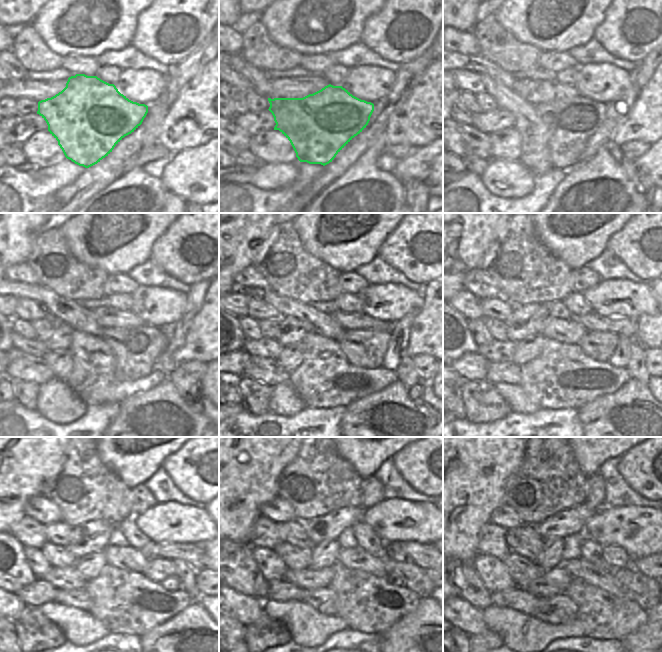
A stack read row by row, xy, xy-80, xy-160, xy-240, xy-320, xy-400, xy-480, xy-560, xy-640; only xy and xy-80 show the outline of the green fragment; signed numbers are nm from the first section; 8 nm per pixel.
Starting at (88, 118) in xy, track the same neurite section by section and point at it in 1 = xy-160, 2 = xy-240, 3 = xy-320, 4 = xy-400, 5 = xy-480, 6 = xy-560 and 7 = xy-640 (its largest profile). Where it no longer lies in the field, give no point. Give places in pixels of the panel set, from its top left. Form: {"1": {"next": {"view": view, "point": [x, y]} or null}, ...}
{"1": {"next": {"view": "xy-160", "point": [571, 122]}}, "2": {"next": {"view": "xy-240", "point": [137, 350]}}, "3": {"next": {"view": "xy-320", "point": [363, 348]}}, "4": {"next": {"view": "xy-400", "point": [600, 346]}}, "5": {"next": {"view": "xy-480", "point": [158, 569]}}, "6": {"next": {"view": "xy-560", "point": [416, 580]}}, "7": {"next": {"view": "xy-640", "point": [646, 590]}}}

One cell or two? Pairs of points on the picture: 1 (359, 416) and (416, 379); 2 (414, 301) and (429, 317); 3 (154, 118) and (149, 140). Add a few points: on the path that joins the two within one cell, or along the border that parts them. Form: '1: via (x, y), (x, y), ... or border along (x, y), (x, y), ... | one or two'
1: border along (398, 379), (408, 391) | two
2: border along (422, 290), (423, 305), (419, 310) | two
3: via (152, 123), (151, 135) | one

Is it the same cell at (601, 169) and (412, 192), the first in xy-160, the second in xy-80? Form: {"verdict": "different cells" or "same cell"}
{"verdict": "different cells"}

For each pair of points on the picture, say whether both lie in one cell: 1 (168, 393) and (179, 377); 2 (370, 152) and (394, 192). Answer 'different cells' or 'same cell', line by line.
1: different cells
2: same cell

